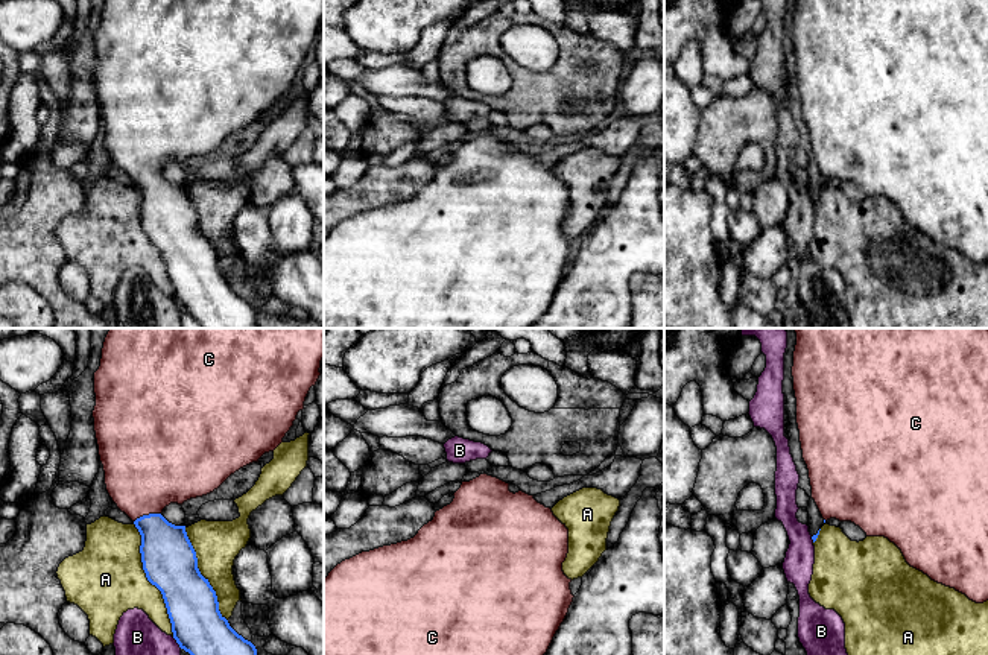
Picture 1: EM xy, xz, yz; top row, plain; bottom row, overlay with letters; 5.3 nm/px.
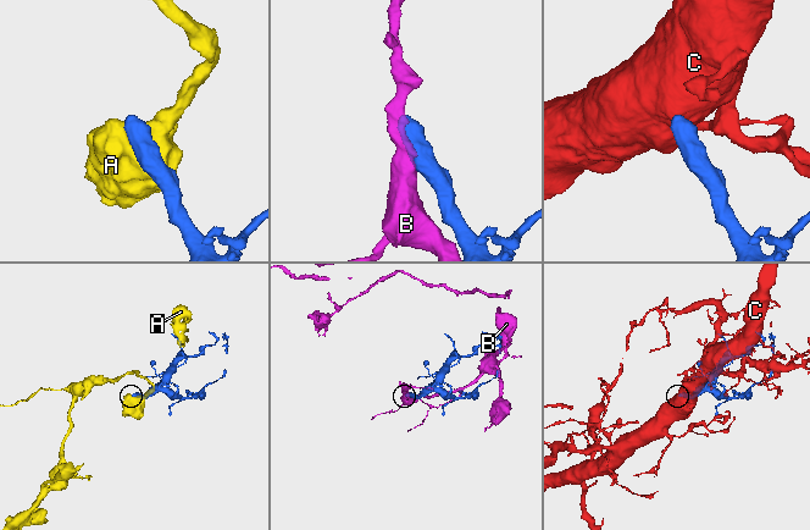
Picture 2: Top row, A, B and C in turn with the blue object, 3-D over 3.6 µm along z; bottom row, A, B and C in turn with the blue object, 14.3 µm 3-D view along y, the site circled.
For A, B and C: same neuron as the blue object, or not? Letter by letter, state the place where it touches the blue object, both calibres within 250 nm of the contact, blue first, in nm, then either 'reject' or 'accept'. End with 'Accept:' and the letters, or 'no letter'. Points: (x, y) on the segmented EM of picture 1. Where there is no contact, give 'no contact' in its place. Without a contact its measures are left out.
A: xy (148, 579) | 280/400 nm | reject
B: xy (177, 642) | 280/220 nm | reject
C: xy (146, 515) | 280/440 nm | accept
Accept: C

